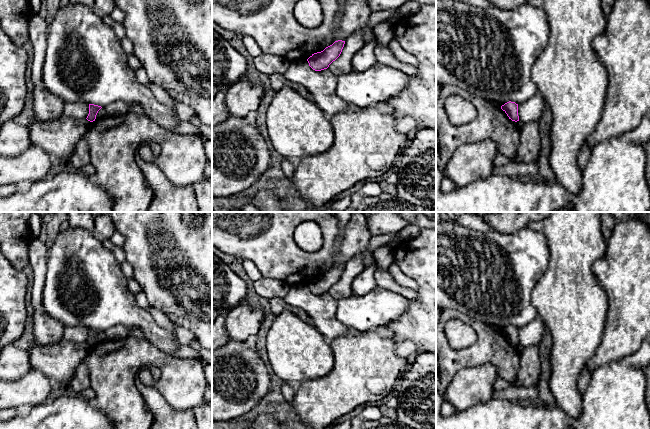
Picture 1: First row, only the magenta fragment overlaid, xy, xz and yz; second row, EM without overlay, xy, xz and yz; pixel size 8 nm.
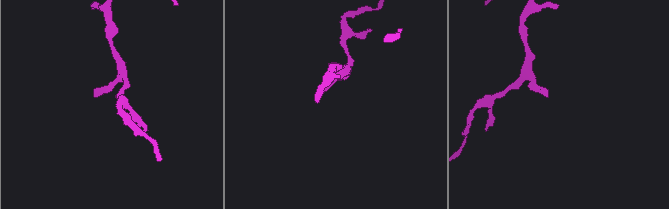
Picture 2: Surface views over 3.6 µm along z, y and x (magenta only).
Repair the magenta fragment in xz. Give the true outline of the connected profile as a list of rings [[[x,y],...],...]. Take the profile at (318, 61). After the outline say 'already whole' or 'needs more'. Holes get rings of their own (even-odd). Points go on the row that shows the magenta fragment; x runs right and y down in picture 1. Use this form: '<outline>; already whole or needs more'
[[[338,40],[323,51],[312,54],[308,59],[309,66],[315,71],[327,69],[341,54],[345,41]]]; already whole

